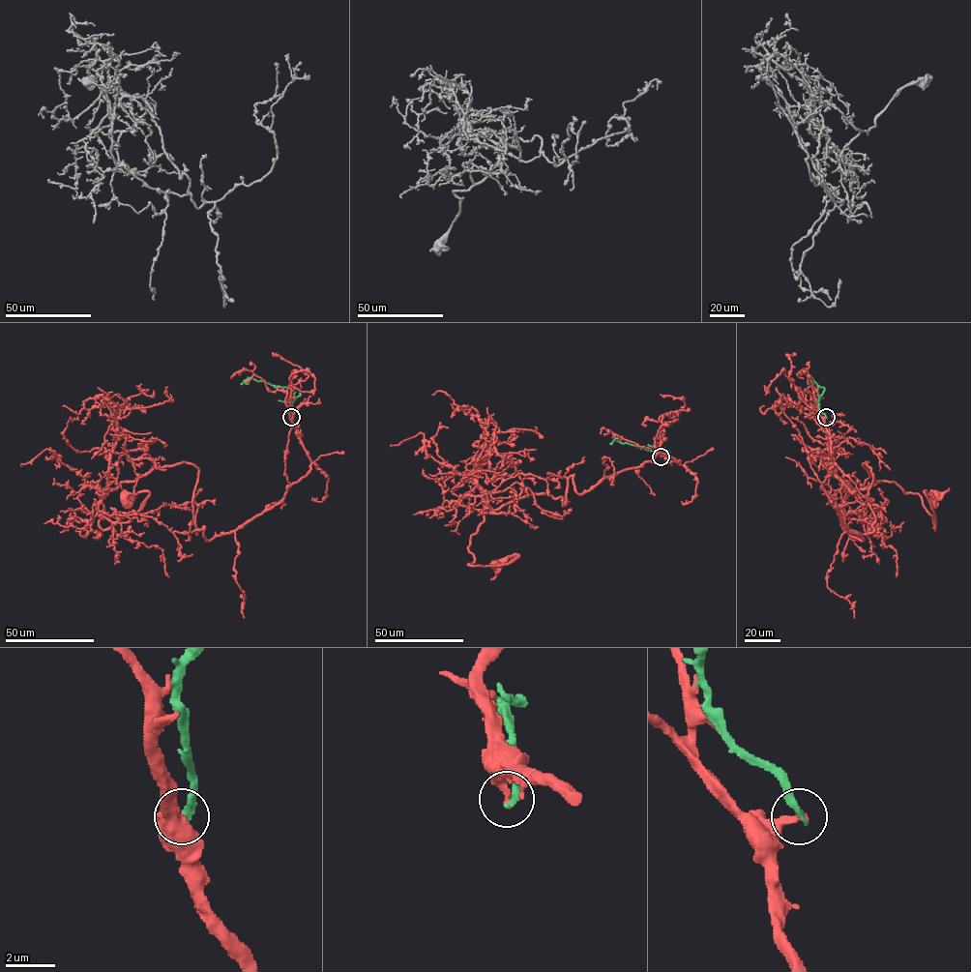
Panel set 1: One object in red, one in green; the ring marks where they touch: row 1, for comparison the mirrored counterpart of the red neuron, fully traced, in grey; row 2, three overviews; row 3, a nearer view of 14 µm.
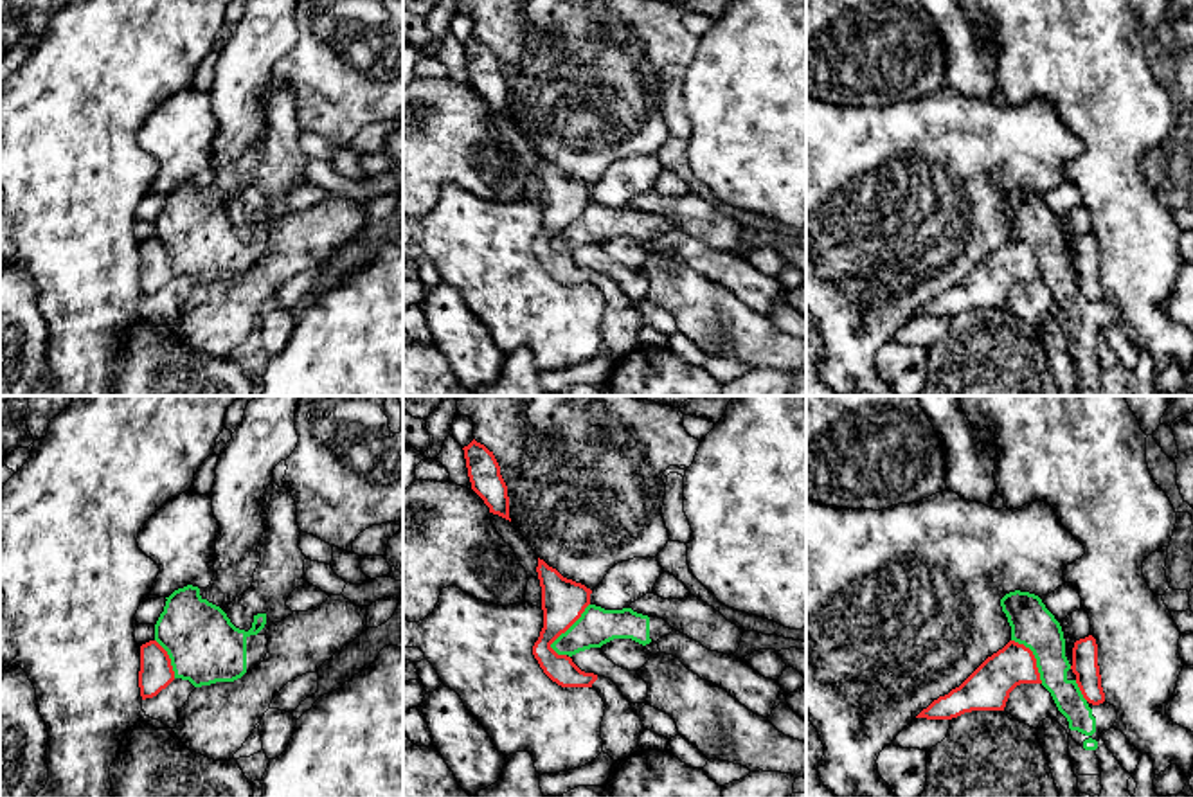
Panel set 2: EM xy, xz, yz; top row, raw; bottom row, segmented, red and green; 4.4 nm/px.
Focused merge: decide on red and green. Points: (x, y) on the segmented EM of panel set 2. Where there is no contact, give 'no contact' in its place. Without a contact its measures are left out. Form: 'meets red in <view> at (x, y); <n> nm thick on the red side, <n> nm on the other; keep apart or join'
meets red in xz at (565, 630); 200 nm thick on the red side, 170 nm on the other; keep apart

